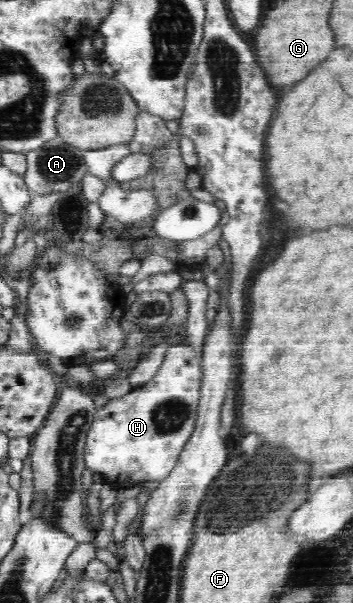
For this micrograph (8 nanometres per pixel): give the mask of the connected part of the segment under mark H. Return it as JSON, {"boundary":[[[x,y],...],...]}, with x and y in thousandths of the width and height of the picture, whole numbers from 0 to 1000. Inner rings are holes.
{"boundary":[[[530,567],[484,572],[450,617],[428,632],[405,635],[397,642],[380,642],[354,657],[314,662],[306,670],[272,680],[263,700],[252,705],[235,746],[244,776],[292,786],[289,799],[323,804],[331,816],[380,803],[456,799],[473,793],[555,708],[572,629],[575,617],[561,582]]]}

